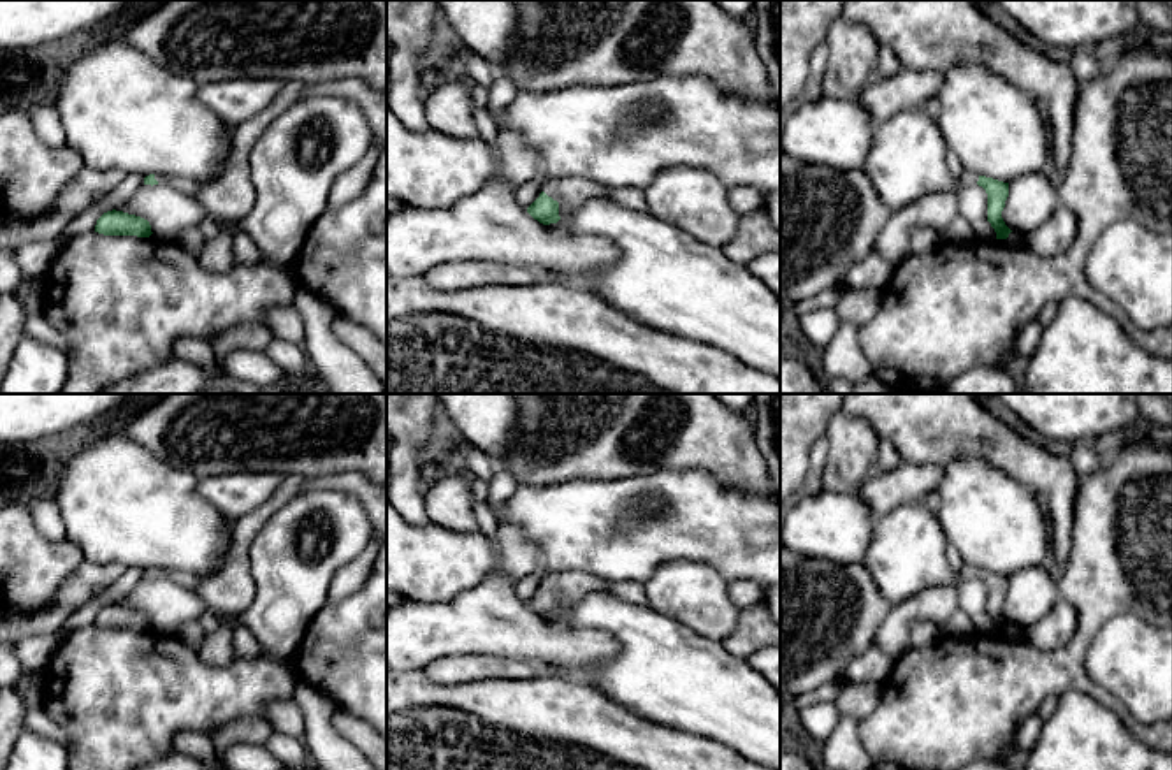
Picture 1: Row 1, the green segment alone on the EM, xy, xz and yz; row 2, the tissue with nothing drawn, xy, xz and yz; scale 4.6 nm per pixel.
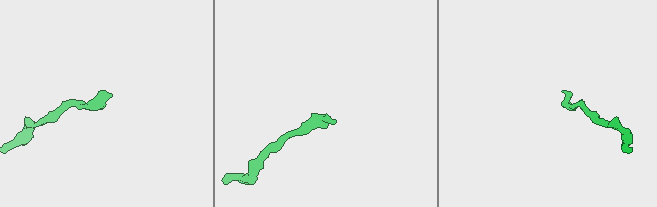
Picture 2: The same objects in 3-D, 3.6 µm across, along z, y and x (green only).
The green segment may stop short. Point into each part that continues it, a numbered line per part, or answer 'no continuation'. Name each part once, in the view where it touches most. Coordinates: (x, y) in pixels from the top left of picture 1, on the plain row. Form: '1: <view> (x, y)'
1: xz (573, 584)

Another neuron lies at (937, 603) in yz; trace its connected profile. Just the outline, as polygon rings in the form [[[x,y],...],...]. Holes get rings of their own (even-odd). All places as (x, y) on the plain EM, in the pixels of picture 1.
[[[937,585],[910,596],[903,603],[893,605],[873,645],[891,661],[900,659],[910,647],[910,628],[917,621],[930,621],[942,628],[958,610],[958,585]]]

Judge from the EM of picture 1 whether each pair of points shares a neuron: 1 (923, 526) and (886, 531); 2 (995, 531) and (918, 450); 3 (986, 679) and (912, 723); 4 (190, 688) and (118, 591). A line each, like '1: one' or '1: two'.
1: one
2: two
3: one
4: two

